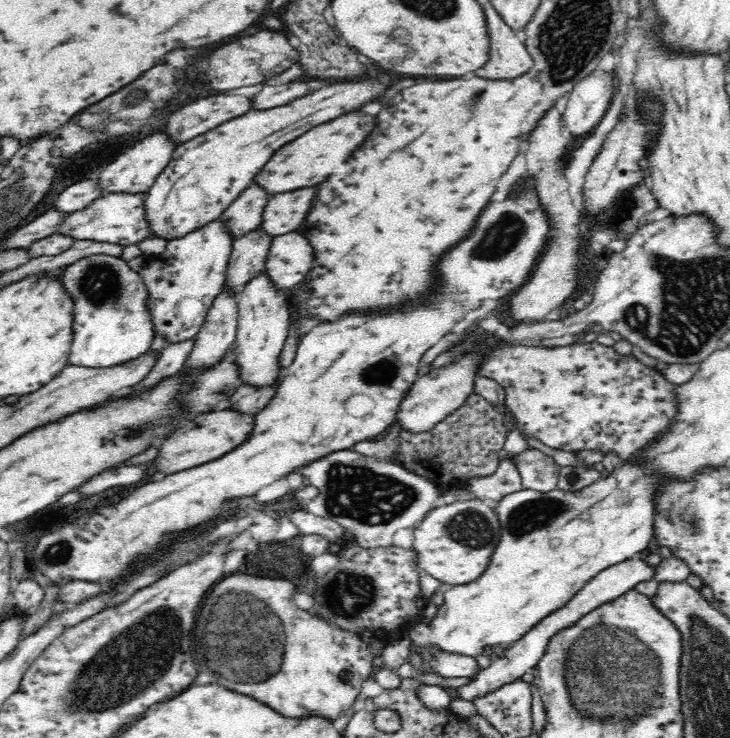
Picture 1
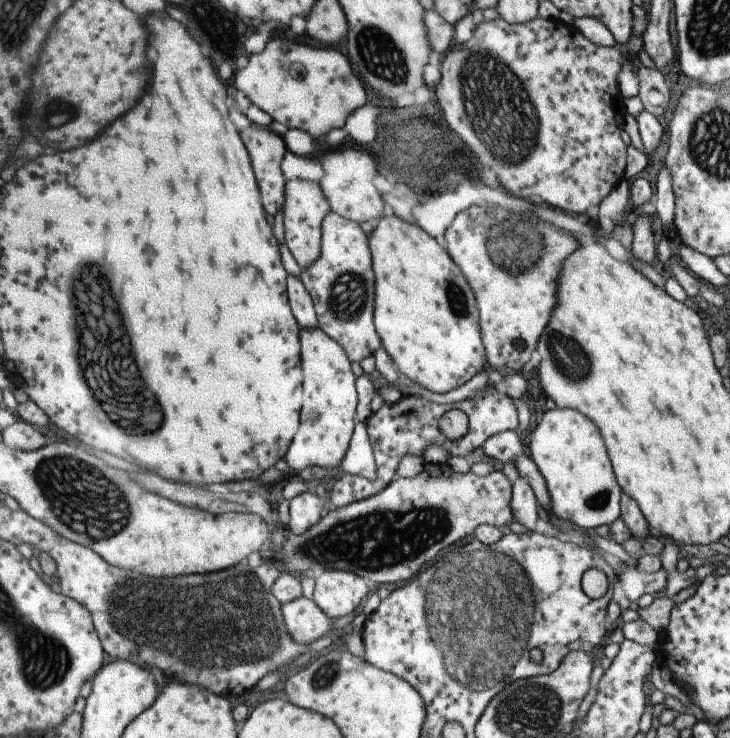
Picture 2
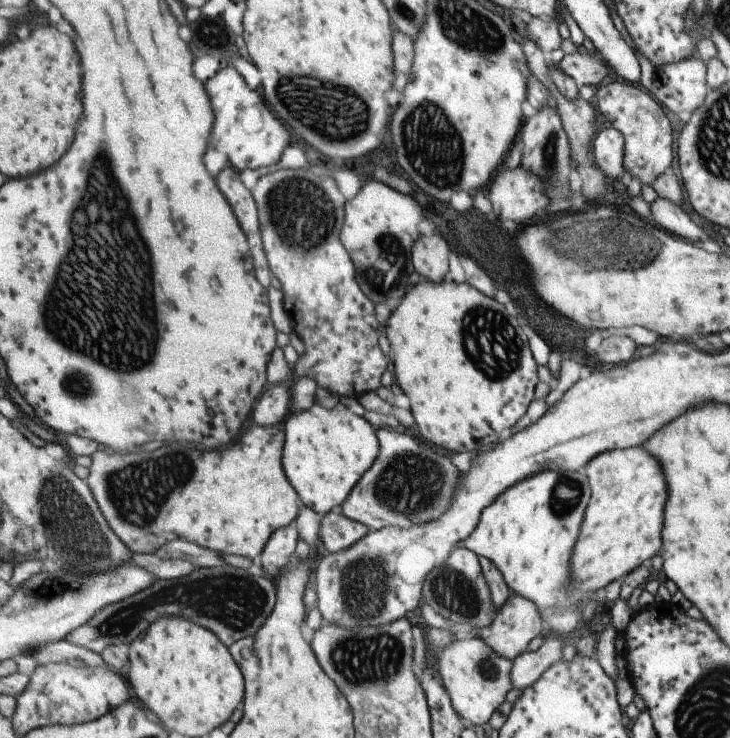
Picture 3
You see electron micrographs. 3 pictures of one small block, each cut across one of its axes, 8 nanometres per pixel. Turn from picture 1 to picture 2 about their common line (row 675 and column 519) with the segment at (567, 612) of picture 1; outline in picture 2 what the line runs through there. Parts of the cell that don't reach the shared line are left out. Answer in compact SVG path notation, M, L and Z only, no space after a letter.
M519 476L519 480L514 482L512 508L517 522L534 531L535 524L539 520L540 504L530 482L527 482L523 476Z

